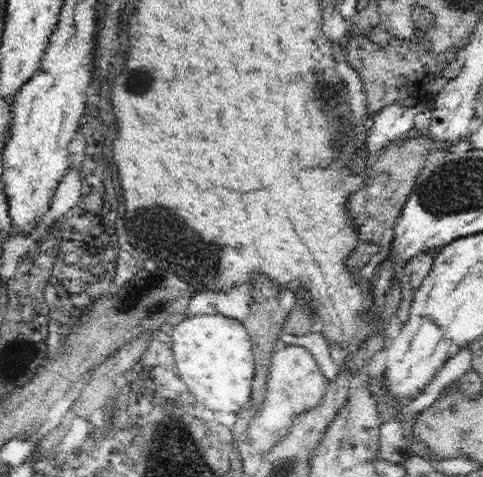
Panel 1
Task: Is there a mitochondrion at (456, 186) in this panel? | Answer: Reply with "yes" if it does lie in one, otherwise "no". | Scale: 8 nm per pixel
yes

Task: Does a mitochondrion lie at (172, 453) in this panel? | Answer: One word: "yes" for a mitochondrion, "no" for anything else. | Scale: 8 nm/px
yes

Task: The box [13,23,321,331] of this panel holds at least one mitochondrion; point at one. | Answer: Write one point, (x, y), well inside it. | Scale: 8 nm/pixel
(208, 261)

